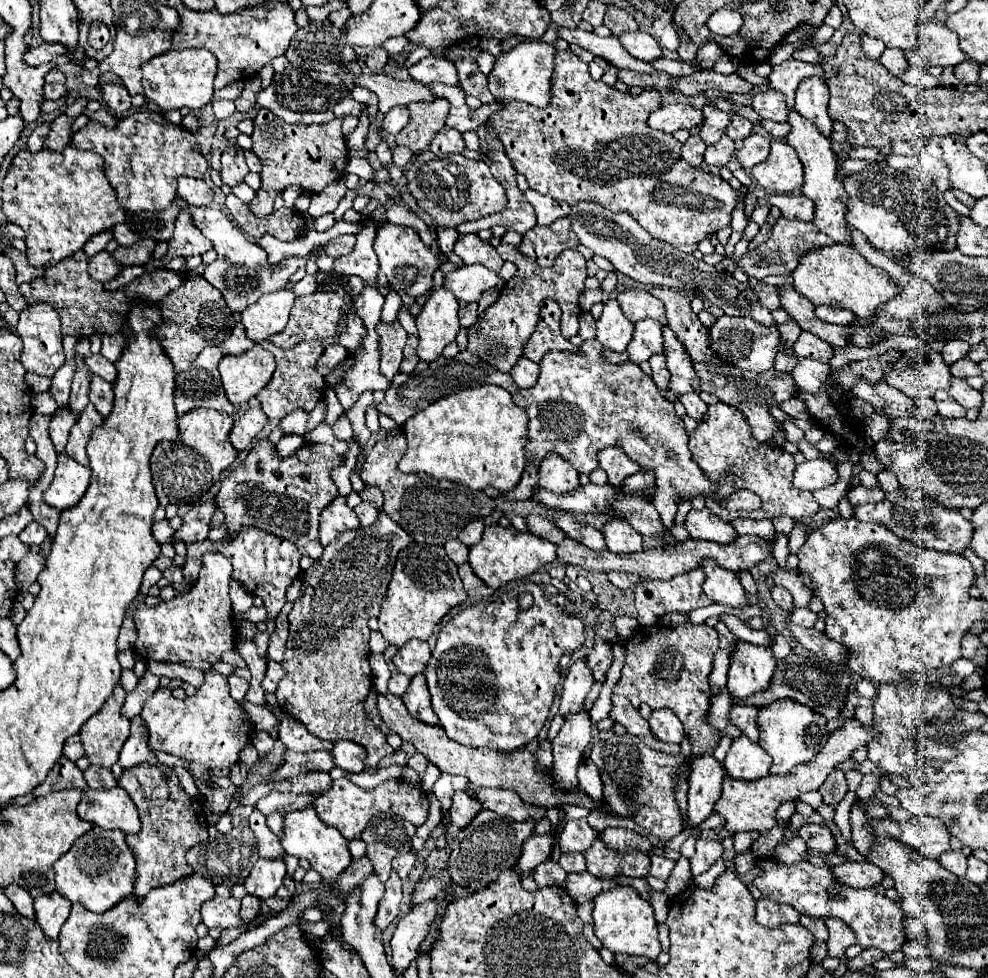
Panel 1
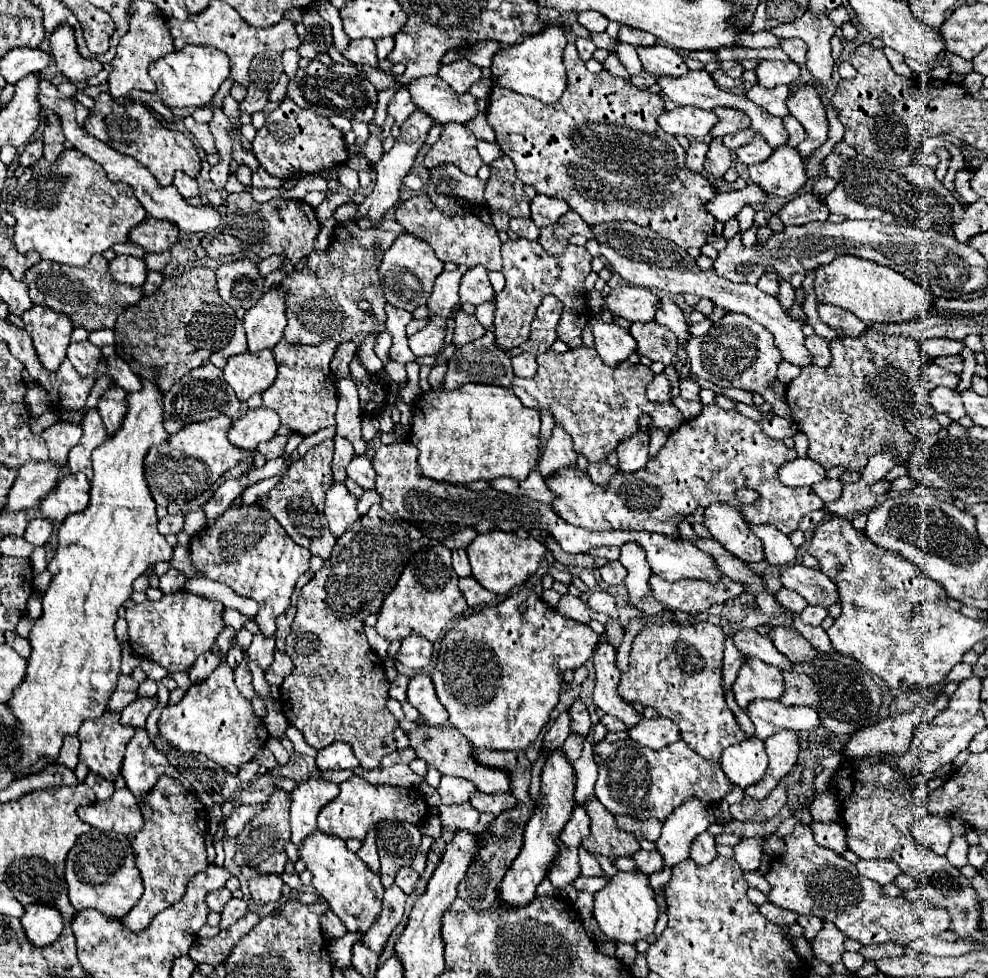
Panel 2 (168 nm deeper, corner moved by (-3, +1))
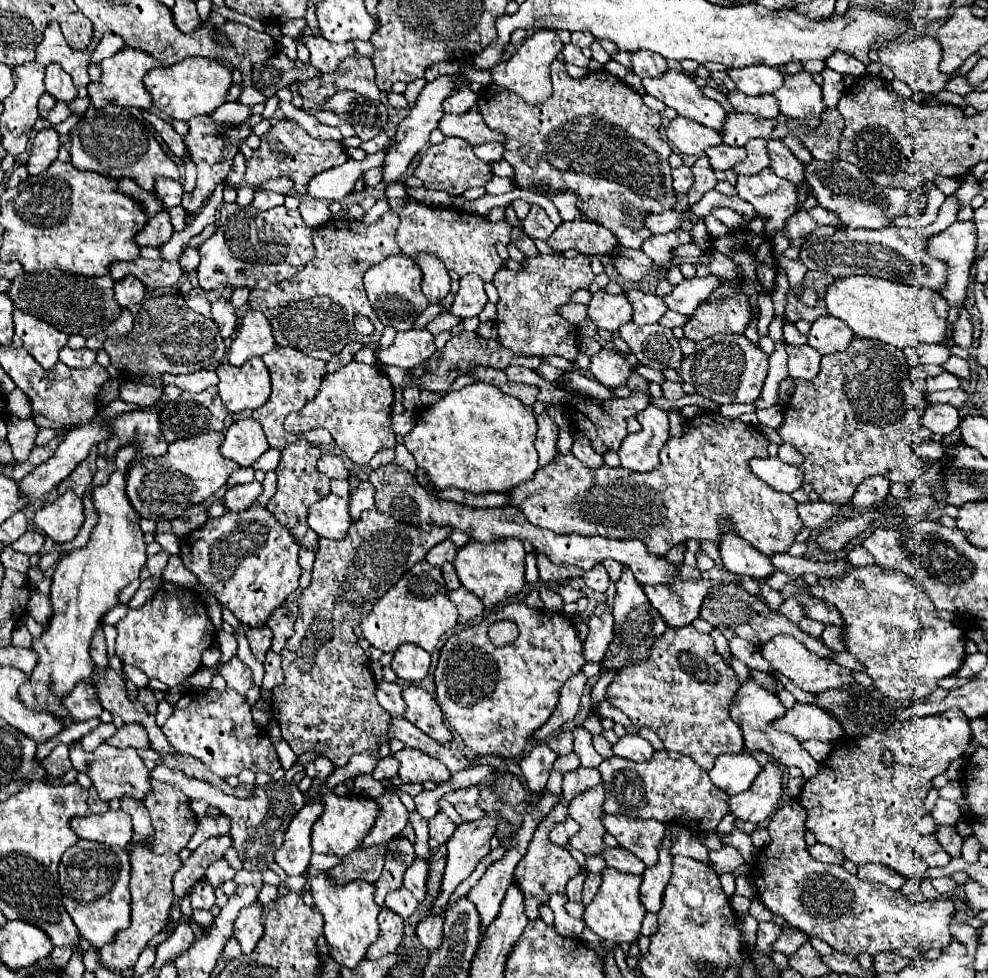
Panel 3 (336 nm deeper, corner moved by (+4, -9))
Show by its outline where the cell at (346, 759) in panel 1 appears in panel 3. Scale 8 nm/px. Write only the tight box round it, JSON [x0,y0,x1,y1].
[304,756,336,780]

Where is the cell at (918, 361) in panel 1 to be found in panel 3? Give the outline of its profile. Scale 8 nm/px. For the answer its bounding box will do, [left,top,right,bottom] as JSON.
[928,372,960,394]

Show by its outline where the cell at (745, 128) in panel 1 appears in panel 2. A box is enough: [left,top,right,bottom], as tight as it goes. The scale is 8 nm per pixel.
[723,130,755,150]

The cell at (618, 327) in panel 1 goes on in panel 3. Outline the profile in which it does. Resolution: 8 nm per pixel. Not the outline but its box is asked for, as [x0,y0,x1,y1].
[590,348,632,388]

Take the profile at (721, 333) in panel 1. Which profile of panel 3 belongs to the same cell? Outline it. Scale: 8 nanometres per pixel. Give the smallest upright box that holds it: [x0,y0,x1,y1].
[680,334,768,404]

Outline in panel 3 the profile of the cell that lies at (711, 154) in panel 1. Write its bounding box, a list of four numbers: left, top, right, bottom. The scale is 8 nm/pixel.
[688,156,716,204]

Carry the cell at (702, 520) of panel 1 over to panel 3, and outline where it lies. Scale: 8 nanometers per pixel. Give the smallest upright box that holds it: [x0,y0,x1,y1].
[718,516,772,580]

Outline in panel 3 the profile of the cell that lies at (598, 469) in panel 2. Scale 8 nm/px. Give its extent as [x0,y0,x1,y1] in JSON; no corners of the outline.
[572,432,604,470]

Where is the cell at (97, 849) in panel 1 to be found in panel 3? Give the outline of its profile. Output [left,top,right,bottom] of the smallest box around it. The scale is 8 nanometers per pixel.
[58,840,130,948]

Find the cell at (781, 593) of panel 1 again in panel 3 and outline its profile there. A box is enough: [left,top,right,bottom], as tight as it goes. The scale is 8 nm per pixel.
[778,598,804,622]

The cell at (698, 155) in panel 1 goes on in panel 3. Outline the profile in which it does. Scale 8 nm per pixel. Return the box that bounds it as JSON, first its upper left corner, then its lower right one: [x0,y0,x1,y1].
[672,164,694,194]

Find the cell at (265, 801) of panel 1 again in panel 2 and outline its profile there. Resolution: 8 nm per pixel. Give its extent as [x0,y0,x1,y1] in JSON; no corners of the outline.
[225,804,261,838]

